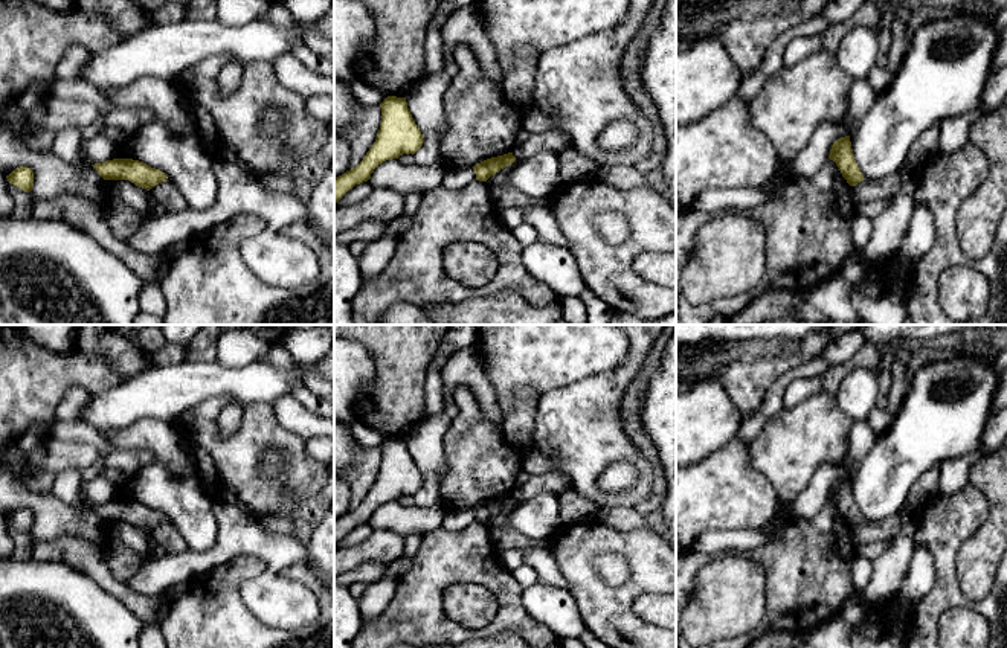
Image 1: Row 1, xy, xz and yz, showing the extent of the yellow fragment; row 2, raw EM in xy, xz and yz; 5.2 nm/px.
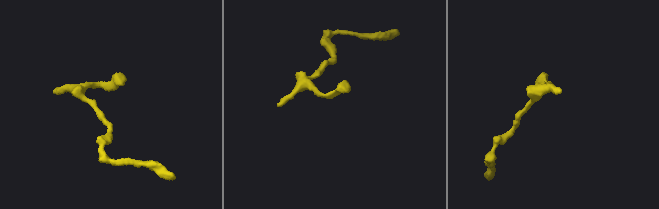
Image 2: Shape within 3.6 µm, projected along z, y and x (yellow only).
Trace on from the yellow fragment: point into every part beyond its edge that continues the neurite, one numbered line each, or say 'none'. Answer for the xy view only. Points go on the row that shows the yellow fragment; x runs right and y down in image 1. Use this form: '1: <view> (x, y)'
none

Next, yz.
none

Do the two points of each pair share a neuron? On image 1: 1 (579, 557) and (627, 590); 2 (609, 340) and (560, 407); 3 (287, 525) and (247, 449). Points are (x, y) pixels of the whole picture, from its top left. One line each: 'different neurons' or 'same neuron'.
1: same neuron
2: different neurons
3: different neurons

